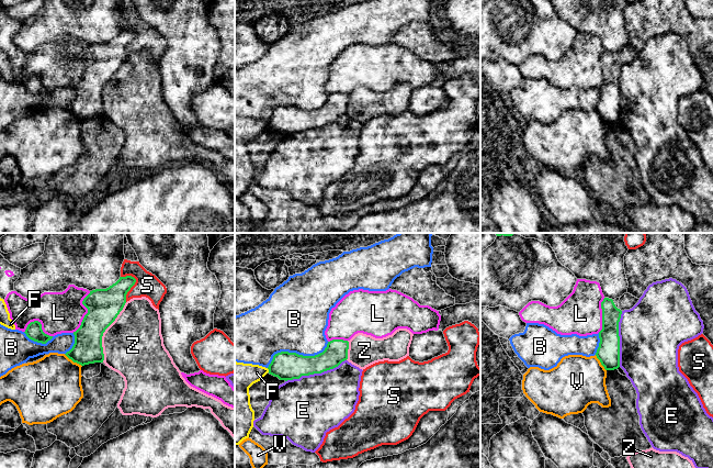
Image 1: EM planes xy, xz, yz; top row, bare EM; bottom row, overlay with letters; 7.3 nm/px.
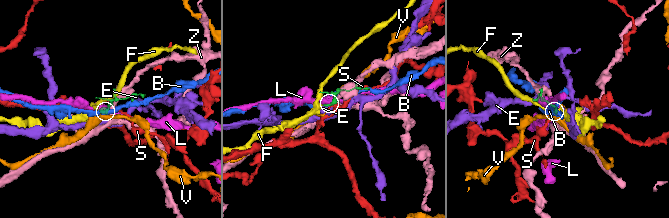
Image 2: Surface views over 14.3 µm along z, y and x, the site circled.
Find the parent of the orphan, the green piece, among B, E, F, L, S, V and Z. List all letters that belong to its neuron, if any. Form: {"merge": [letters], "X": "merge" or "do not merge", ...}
{"merge": [], "B": "do not merge", "E": "do not merge", "F": "do not merge", "L": "do not merge", "S": "do not merge", "V": "do not merge", "Z": "do not merge"}

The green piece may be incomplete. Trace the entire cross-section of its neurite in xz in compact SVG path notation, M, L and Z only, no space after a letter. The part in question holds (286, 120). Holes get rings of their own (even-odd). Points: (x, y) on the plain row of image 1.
M332 93L328 96L322 107L315 110L281 105L273 110L268 121L269 127L285 135L299 133L302 130L321 127L347 114L348 103L348 94Z

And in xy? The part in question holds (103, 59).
M132 30L120 33L106 43L95 43L83 53L88 63L80 81L73 86L75 98L65 109L81 120L103 116L102 90L126 57L126 48L135 38Z

